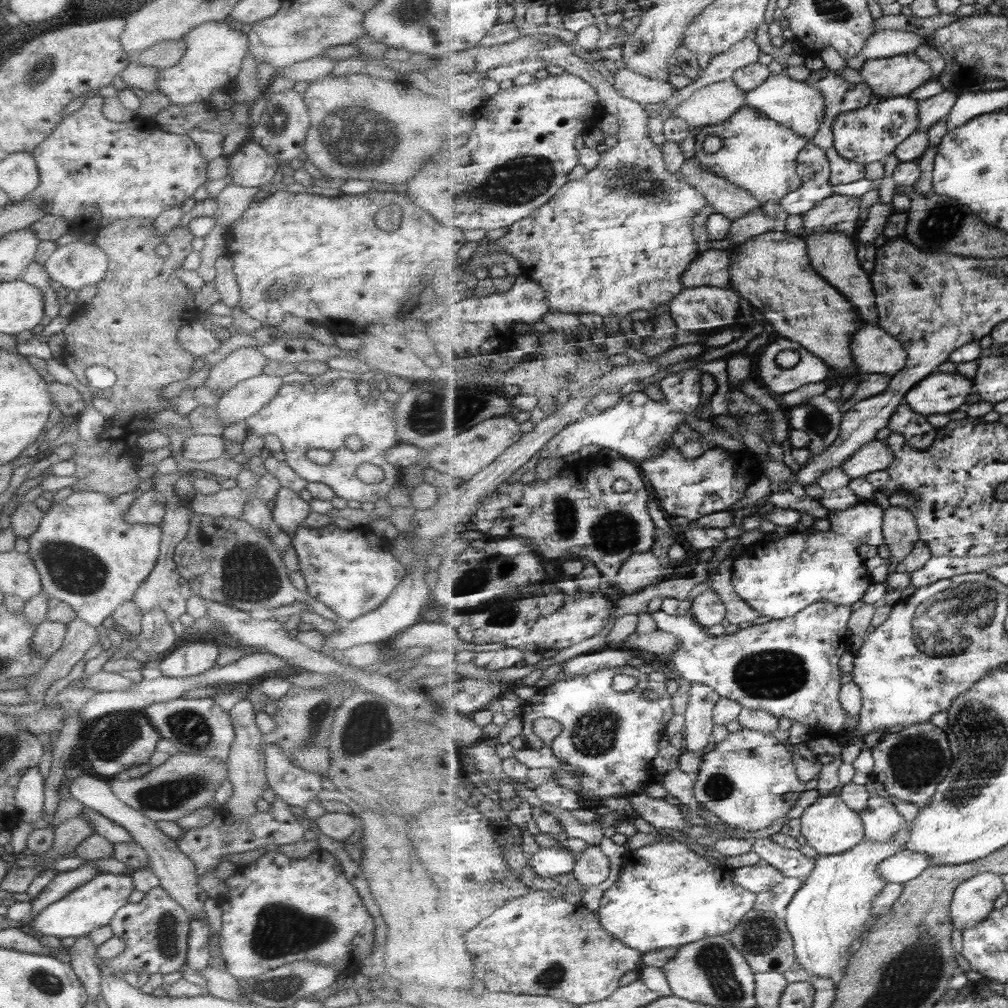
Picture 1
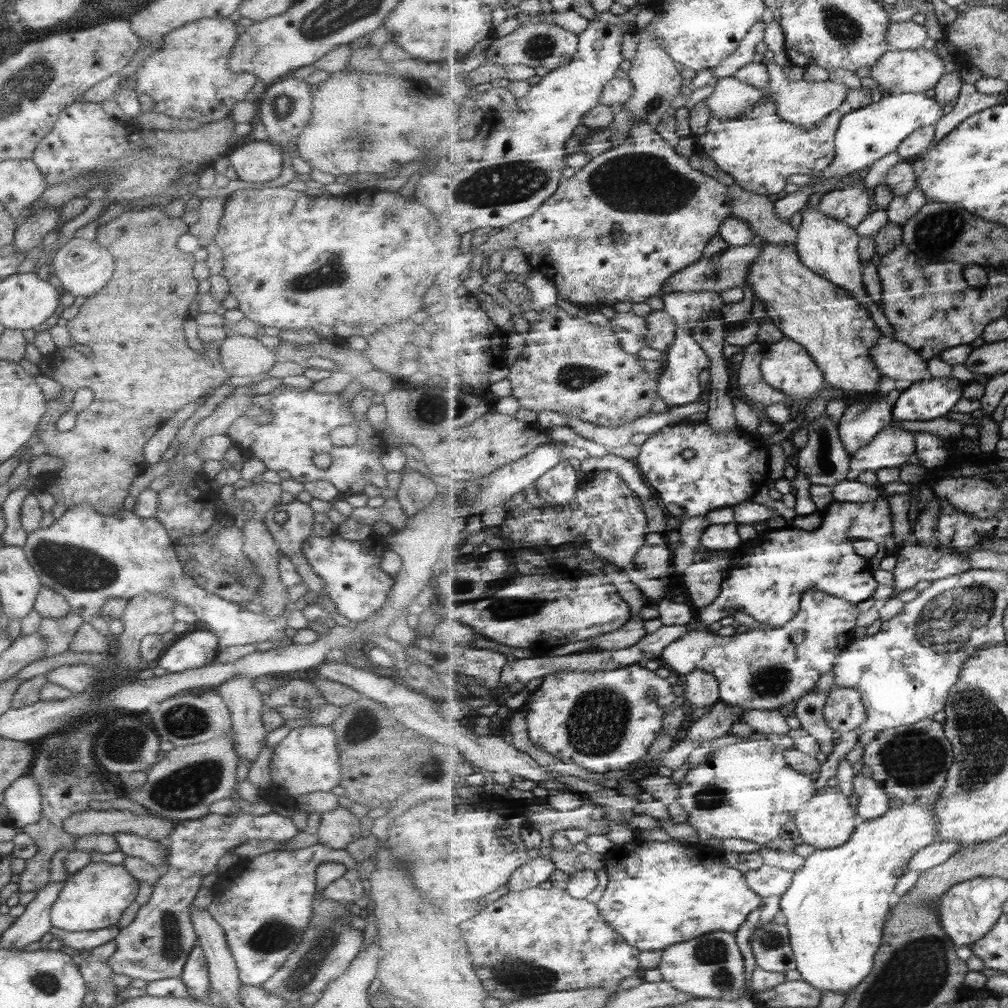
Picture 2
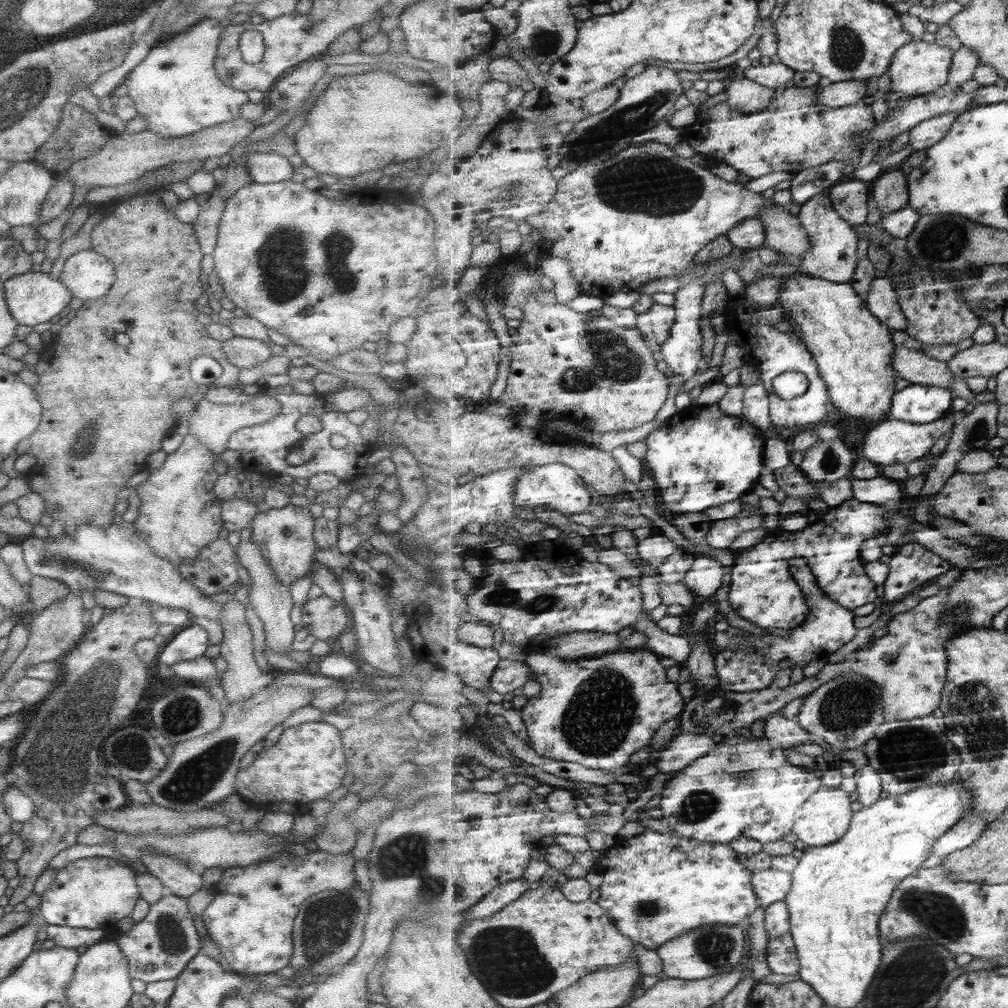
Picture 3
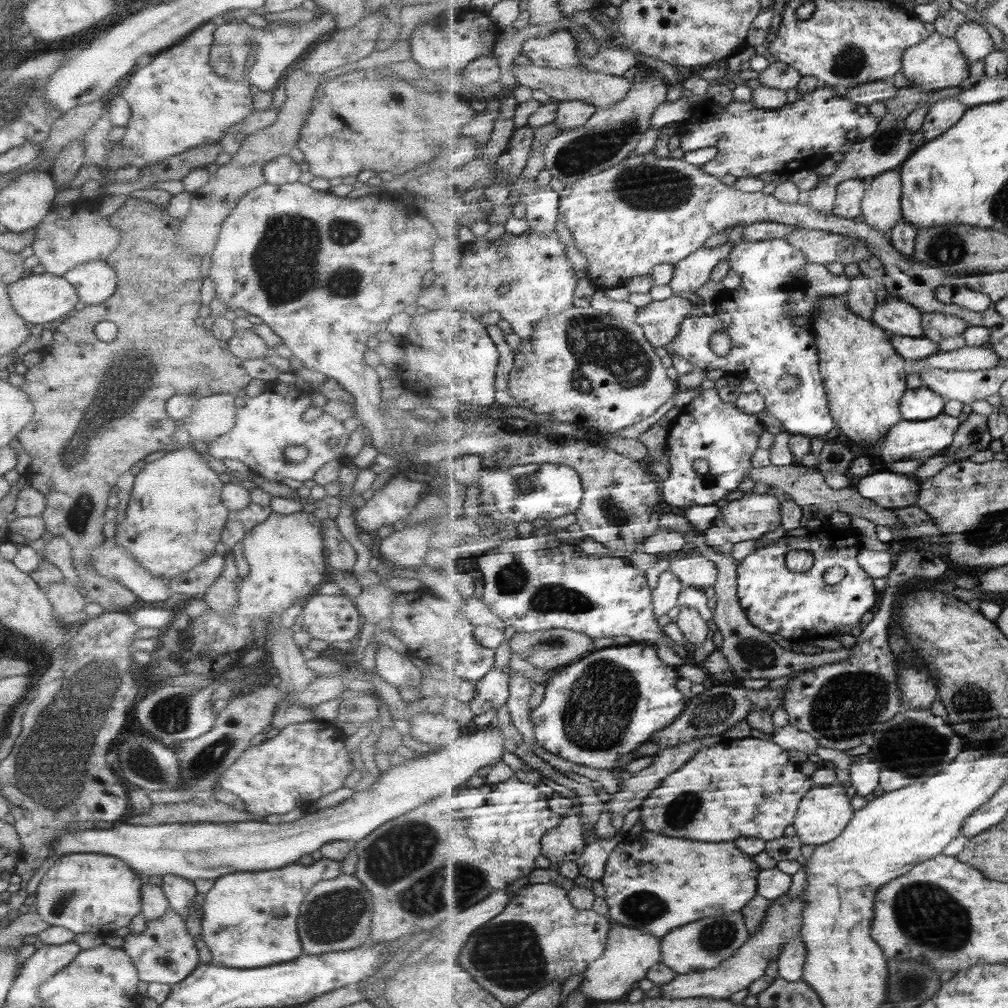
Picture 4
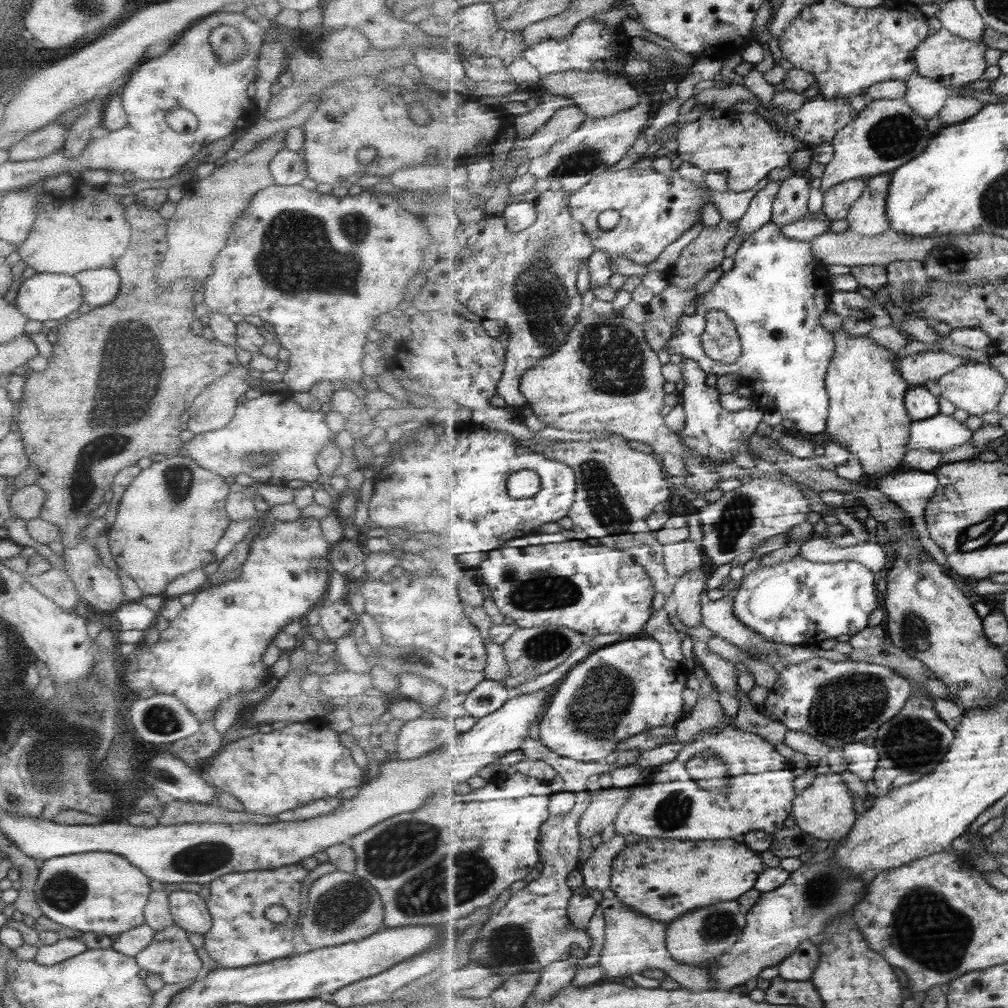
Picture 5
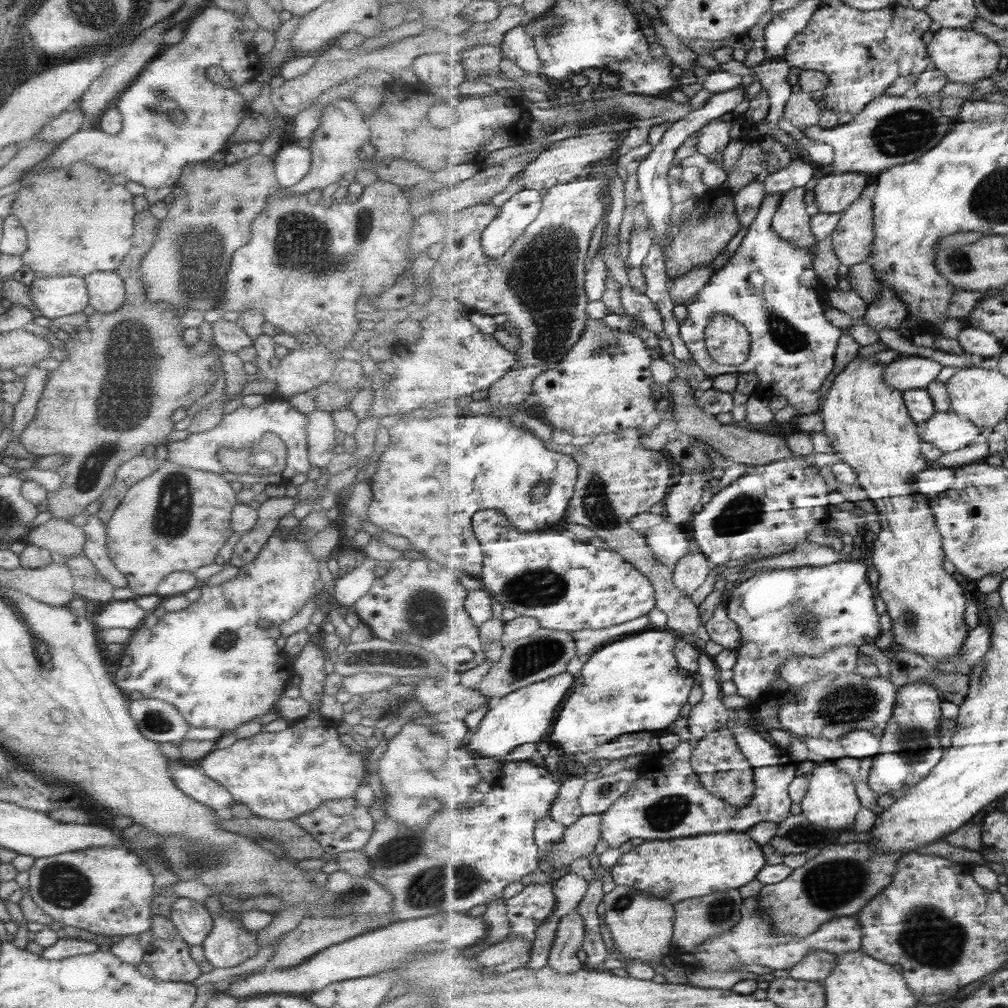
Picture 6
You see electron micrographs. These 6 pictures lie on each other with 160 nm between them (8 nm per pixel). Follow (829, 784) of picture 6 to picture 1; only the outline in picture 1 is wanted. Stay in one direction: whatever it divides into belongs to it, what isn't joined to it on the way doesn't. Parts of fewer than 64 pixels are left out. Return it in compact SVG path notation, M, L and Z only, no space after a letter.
M832 793L818 797L817 801L807 807L800 817L801 834L806 844L811 846L818 855L840 855L852 851L866 838L866 829L860 812L851 808L840 795Z

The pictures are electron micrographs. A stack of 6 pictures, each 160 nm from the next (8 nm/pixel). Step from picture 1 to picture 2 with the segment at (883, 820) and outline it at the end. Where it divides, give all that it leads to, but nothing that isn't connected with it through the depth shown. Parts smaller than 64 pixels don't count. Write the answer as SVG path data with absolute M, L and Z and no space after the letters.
M859 774L853 779L853 785L860 800L856 808L861 820L875 820L888 813L890 796L877 779Z

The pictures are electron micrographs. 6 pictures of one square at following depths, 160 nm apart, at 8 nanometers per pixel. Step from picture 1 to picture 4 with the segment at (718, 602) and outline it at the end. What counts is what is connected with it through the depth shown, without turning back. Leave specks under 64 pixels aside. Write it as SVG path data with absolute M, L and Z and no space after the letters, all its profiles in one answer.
M695 550L675 551L668 554L669 569L681 579L685 587L705 589L718 579L718 566Z

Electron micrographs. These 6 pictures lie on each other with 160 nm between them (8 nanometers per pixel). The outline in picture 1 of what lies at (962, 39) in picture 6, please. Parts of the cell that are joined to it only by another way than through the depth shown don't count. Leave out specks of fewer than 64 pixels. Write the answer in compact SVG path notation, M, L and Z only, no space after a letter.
M916 53L869 59L860 73L863 82L874 89L880 99L910 96L933 76L929 62L921 60Z

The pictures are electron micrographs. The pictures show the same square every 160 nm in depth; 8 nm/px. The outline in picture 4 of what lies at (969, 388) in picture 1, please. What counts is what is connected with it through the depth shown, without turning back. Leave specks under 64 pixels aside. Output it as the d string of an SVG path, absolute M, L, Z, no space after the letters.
M930 388L909 389L902 398L900 411L905 420L922 421L937 418L945 410L946 400Z

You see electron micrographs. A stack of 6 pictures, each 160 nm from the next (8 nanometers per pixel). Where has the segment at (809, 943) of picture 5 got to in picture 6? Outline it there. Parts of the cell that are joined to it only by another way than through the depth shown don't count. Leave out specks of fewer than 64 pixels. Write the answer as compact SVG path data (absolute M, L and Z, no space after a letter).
M812 950L803 960L789 970L789 976L797 980L823 982L835 970L838 955L826 950Z

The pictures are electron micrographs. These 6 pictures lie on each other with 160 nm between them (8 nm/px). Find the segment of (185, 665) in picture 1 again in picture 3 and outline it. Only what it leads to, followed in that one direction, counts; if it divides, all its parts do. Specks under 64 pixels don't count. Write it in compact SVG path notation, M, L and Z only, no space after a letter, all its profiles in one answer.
M198 625L177 629L174 636L161 645L156 662L167 667L177 662L189 662L204 656L209 646L207 633Z

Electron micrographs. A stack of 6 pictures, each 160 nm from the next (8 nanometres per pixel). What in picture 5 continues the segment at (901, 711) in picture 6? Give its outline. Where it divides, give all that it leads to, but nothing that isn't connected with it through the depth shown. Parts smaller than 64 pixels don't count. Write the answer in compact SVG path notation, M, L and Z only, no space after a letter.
M915 694L897 716L886 722L875 732L873 744L881 755L881 761L875 772L874 784L879 792L901 788L917 782L923 776L931 775L947 757L951 743L956 737L956 730L935 709L934 699L928 695Z

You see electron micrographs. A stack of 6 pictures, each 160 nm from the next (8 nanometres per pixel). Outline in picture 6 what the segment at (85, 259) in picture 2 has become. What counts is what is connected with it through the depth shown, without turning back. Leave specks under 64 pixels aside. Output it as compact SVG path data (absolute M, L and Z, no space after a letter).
M92 272L83 277L88 305L94 312L113 312L124 300L124 286L115 272Z

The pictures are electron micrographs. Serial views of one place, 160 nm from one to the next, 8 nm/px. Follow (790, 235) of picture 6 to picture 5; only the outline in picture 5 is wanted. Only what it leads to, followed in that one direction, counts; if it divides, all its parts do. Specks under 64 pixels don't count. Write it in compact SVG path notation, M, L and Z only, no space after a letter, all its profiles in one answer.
M795 173L783 181L773 205L774 224L785 227L807 217L811 194L810 181L810 177L805 173Z

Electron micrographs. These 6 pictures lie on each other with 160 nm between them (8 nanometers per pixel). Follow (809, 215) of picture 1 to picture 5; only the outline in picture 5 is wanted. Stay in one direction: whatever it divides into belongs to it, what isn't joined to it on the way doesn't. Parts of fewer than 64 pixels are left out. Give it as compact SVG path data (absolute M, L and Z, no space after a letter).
M866 179L847 180L824 192L823 213L827 214L831 221L847 219L851 208L866 192L866 184Z

